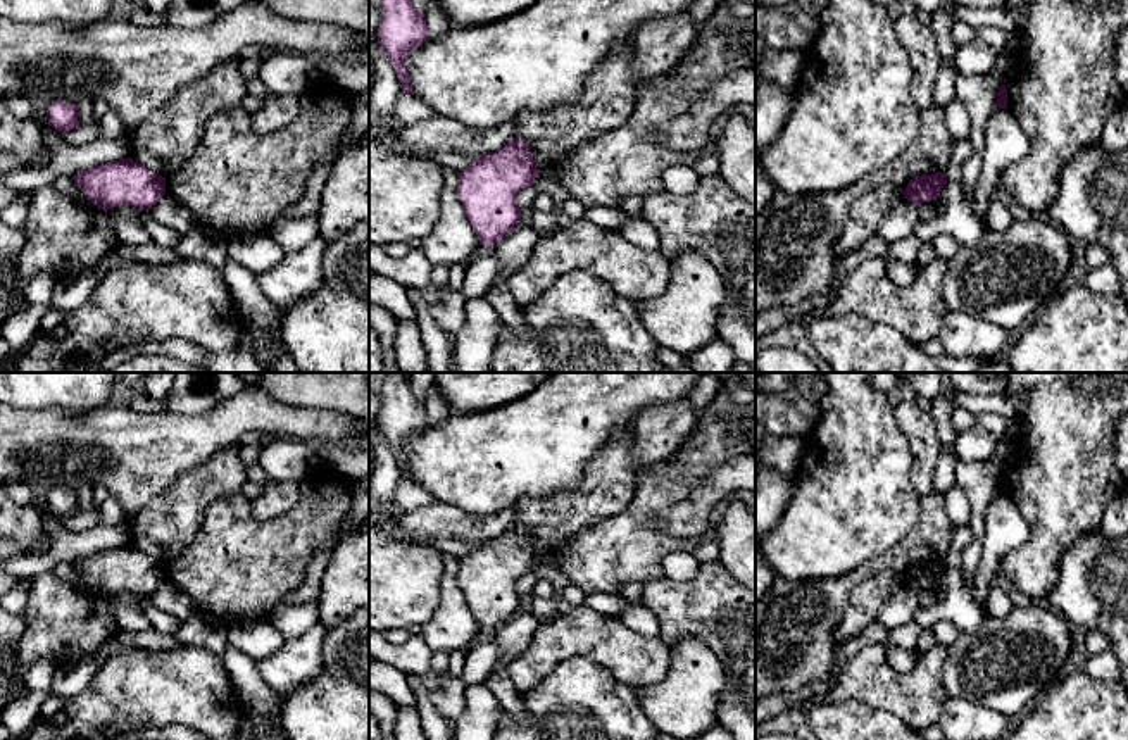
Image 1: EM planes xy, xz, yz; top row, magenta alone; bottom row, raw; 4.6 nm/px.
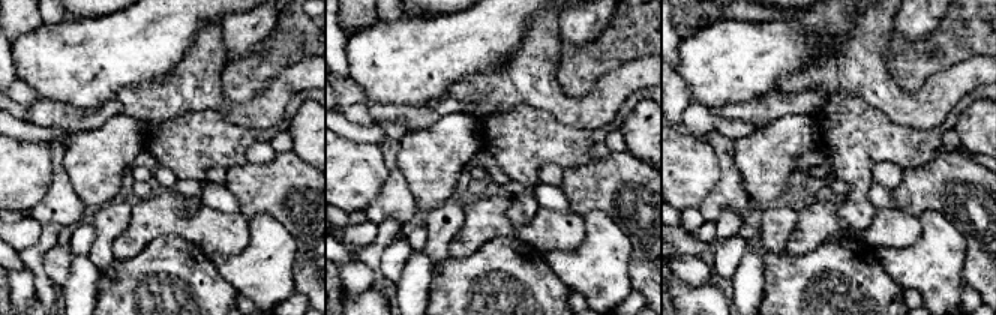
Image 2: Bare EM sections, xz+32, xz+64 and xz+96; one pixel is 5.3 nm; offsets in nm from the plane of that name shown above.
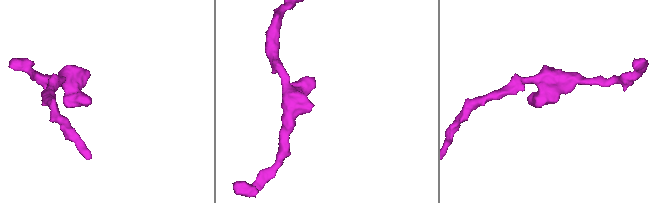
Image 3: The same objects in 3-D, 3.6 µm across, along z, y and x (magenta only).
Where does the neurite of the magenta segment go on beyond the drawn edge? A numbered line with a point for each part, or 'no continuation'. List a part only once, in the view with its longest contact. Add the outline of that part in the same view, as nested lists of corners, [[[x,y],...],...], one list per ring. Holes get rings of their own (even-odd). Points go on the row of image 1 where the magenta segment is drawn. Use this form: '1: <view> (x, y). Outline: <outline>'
no continuation

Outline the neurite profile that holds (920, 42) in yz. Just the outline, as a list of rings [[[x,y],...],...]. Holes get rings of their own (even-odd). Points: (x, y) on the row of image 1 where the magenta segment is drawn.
[[[914,14],[900,16],[893,21],[893,28],[911,59],[911,95],[919,110],[924,110],[931,105],[935,79],[942,67],[938,40],[931,28],[923,24]]]

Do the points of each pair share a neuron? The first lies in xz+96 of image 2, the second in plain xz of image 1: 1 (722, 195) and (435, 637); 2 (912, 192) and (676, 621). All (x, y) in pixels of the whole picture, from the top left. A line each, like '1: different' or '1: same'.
1: same
2: same

